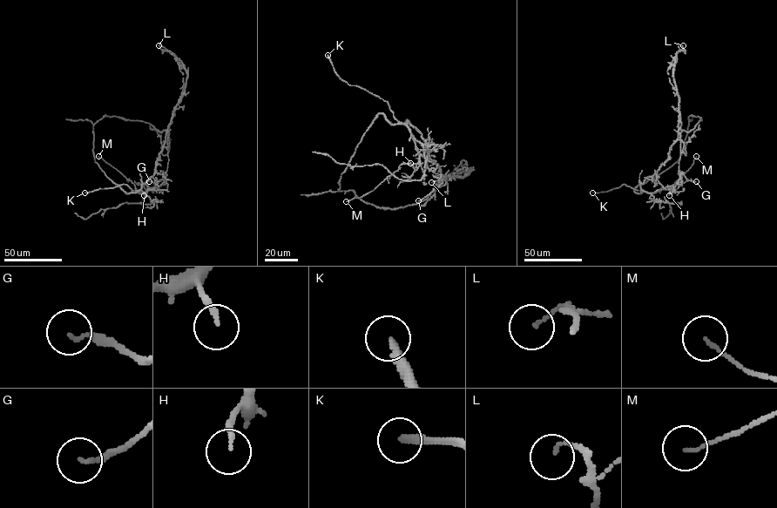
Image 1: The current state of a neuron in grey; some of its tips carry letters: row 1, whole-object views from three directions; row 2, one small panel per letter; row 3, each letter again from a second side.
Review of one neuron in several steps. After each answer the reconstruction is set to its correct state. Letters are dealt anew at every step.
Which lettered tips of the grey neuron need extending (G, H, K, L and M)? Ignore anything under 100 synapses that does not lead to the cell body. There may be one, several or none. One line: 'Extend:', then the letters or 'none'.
Extend: K

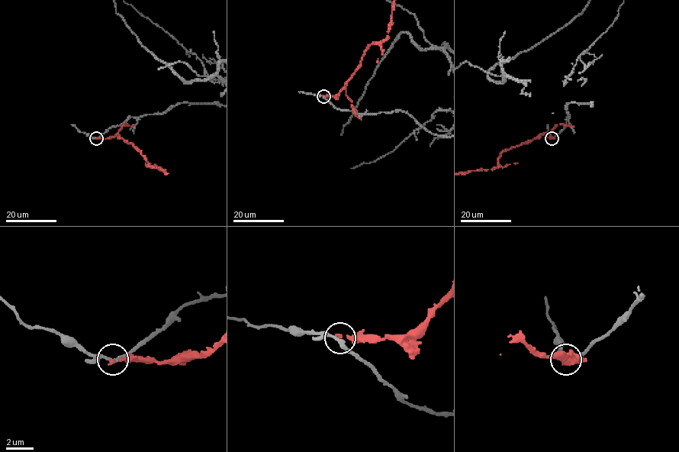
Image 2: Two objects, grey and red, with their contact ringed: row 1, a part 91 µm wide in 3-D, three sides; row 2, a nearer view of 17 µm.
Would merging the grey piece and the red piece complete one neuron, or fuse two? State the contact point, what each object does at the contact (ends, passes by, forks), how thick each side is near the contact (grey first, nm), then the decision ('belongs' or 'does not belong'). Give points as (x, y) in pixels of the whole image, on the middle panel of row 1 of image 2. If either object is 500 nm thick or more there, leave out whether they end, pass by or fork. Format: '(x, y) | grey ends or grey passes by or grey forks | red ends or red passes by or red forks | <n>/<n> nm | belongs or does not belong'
(323, 96) | grey passes by | red ends | 260/160 nm | does not belong

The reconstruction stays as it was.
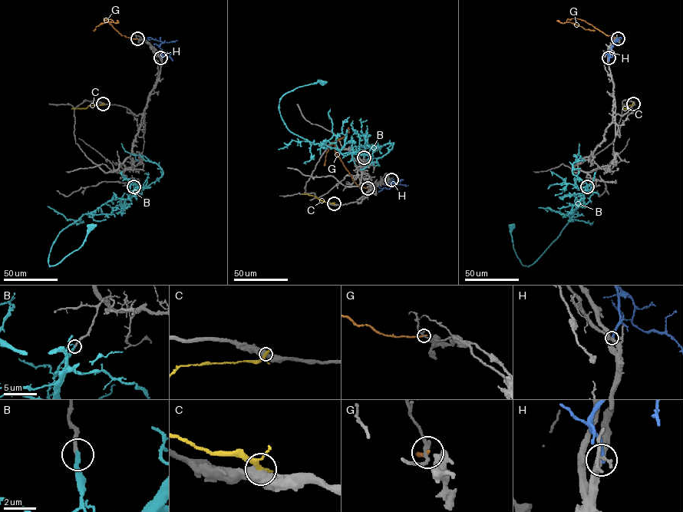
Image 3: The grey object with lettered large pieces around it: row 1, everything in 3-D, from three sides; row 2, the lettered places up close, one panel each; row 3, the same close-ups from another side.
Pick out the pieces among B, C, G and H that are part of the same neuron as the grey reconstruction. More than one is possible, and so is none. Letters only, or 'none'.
none

